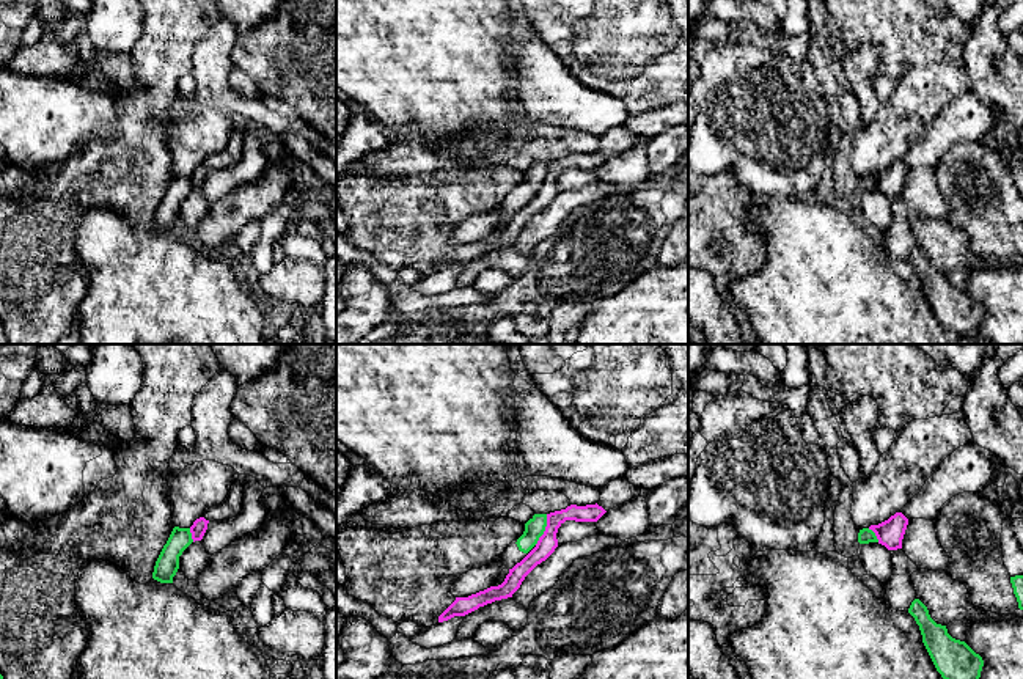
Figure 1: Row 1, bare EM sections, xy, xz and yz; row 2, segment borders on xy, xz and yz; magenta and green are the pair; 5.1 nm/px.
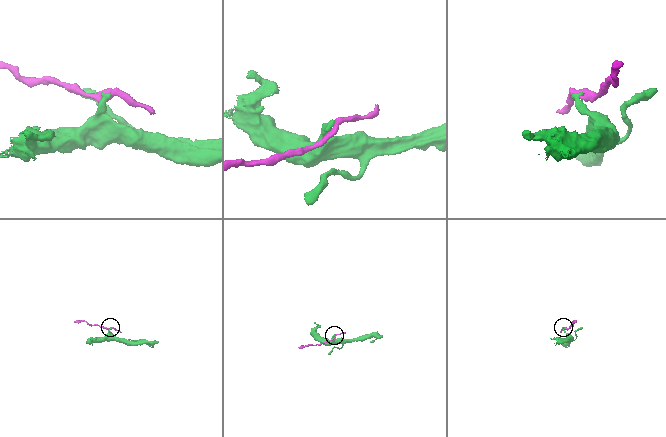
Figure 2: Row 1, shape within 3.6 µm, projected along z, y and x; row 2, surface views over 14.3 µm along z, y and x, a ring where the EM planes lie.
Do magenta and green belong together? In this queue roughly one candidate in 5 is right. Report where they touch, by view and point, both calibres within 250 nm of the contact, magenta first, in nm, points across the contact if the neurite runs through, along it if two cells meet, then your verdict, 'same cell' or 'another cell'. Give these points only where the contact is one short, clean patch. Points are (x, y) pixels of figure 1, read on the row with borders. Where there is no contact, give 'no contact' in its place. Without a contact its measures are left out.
xz (546, 530) | 100/100 nm | along xz (547, 514), (544, 533), (535, 544) | another cell

